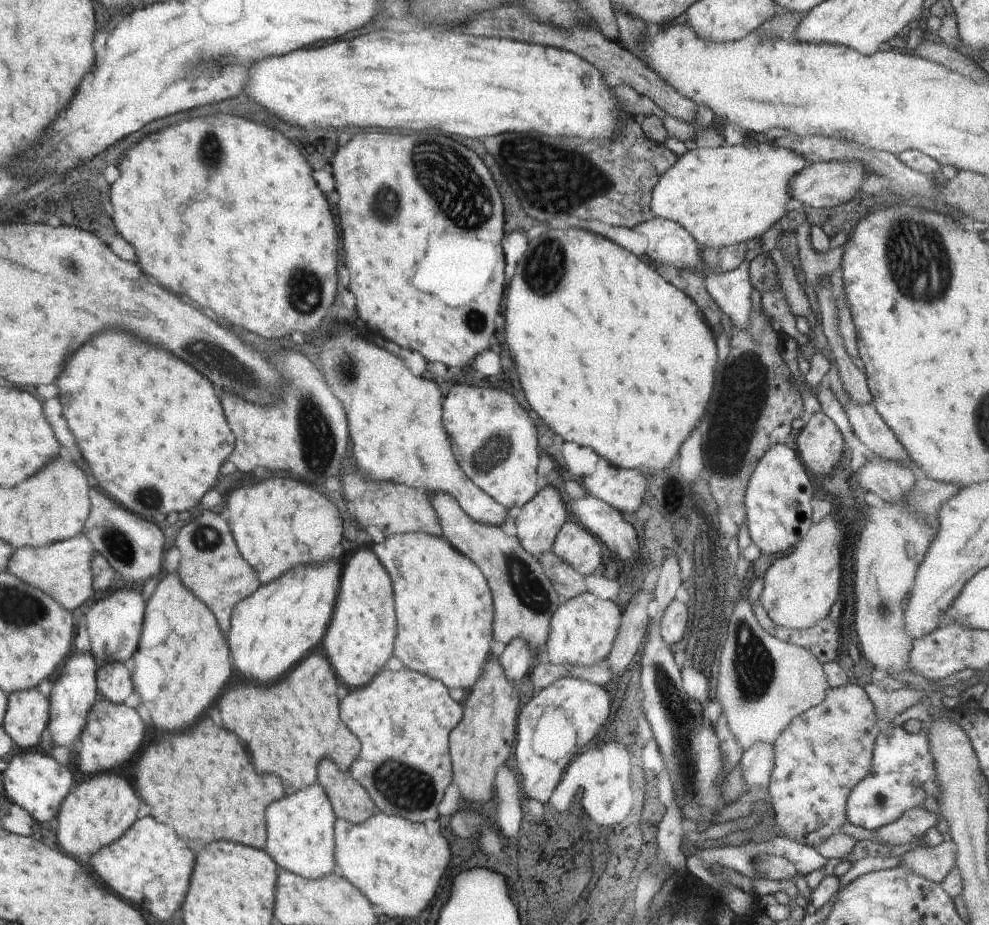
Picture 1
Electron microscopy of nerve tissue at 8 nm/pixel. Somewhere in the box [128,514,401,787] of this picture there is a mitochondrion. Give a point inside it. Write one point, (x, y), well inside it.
(208, 538)

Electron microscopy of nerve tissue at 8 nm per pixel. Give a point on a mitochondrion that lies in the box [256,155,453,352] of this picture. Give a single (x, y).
(303, 291)

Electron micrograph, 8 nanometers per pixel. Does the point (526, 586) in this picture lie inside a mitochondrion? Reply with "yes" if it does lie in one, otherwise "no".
yes

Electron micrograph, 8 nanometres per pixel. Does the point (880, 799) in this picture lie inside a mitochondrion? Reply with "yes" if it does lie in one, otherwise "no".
yes

